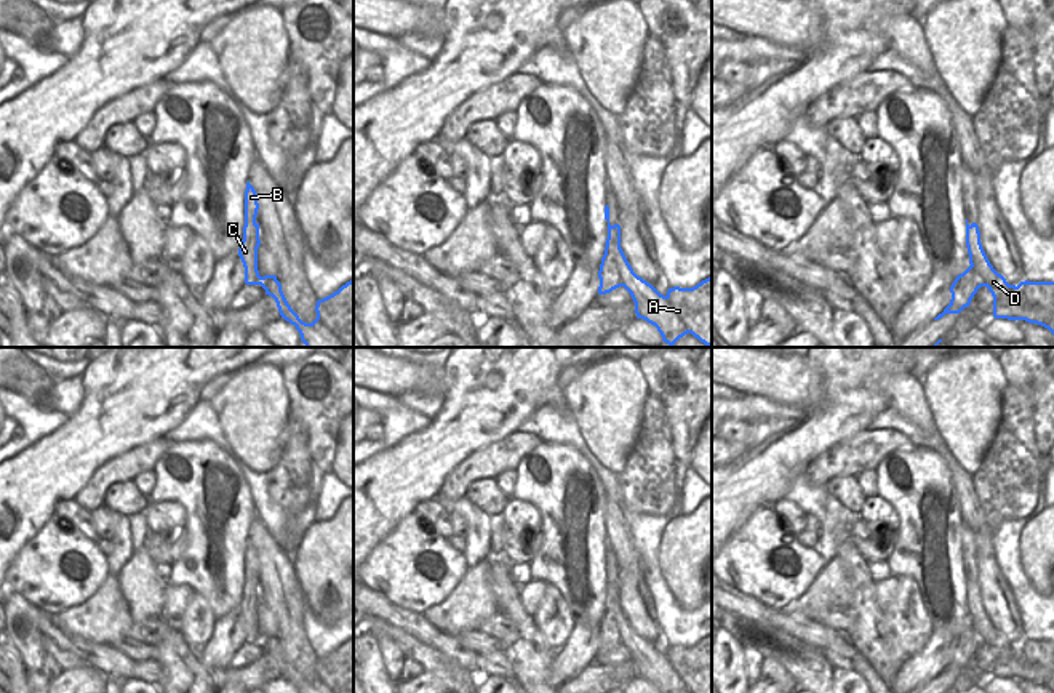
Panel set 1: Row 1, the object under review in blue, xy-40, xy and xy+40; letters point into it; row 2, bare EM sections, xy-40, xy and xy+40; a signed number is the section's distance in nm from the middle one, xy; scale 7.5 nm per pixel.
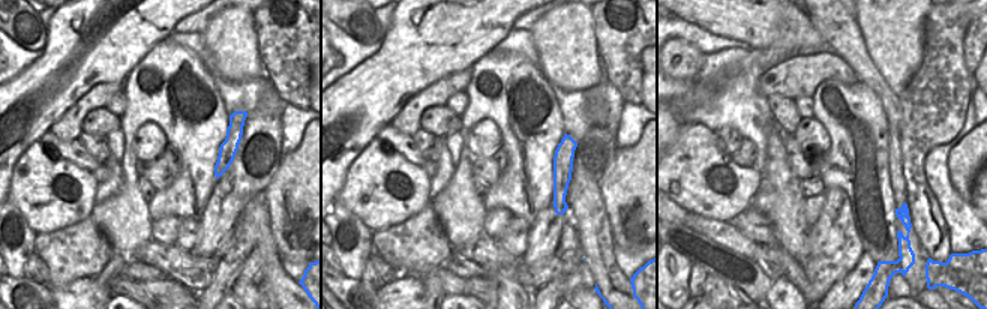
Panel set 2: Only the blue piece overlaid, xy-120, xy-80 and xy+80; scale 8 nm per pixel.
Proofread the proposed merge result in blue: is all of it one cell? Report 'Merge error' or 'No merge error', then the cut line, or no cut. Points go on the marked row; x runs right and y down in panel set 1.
Merge error. Split along xy (606, 245), (614, 258), (621, 285).

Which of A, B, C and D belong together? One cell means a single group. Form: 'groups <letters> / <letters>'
groups A D / B C

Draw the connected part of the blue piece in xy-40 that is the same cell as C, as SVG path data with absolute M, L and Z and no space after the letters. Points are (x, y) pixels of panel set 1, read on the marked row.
M246 182L245 190L245 226L243 226L243 240L238 248L238 256L245 267L245 283L259 285L261 275L258 270L258 235L256 235L256 216L259 203L254 187Z

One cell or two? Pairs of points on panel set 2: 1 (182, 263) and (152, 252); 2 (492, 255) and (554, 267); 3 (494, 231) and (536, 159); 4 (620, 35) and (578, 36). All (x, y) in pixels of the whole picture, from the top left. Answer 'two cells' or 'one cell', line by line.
1: one cell
2: one cell
3: two cells
4: two cells

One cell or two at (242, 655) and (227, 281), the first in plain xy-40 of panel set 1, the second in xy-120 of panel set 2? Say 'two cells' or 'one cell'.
two cells

